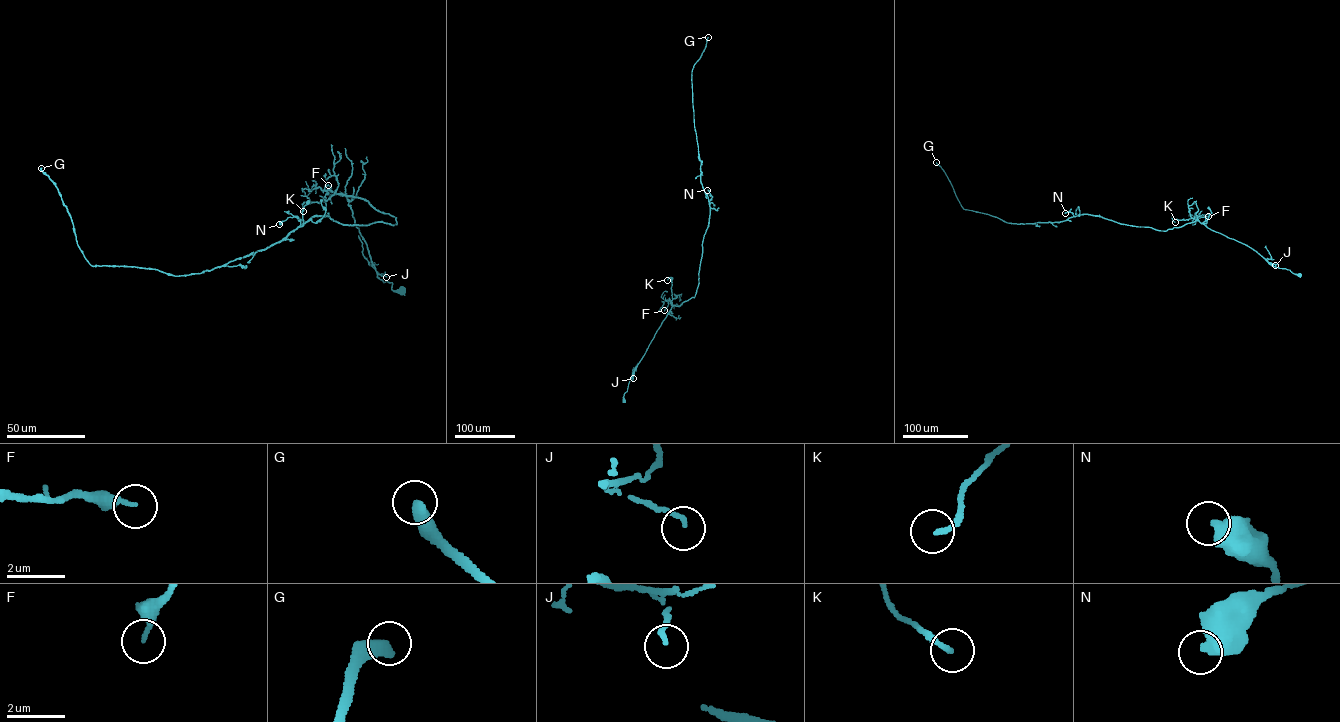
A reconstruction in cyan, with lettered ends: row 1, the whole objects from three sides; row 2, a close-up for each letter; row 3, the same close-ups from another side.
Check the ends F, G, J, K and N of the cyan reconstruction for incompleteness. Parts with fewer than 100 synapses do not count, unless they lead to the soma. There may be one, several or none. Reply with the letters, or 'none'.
G

